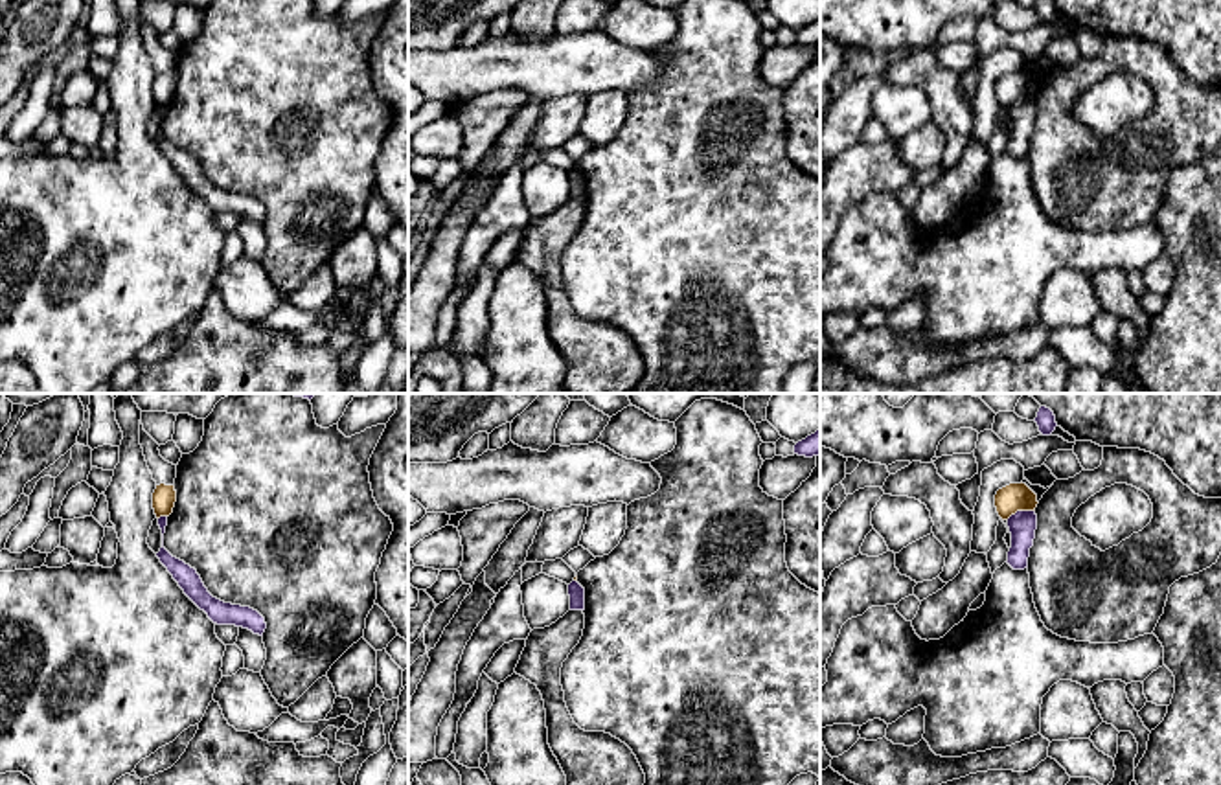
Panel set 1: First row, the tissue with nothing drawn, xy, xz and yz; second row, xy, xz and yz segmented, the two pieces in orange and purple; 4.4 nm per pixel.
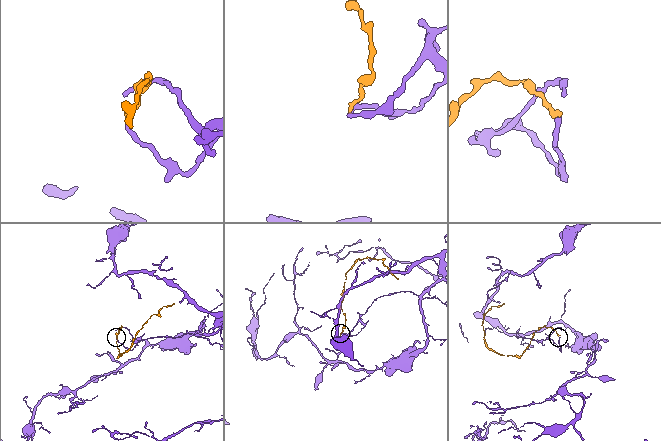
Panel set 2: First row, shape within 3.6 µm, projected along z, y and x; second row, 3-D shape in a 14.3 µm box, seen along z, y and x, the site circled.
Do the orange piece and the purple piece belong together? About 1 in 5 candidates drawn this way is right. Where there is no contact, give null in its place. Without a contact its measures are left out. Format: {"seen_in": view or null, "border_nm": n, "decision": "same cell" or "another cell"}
{"seen_in": "yz", "border_nm": 130, "decision": "another cell"}

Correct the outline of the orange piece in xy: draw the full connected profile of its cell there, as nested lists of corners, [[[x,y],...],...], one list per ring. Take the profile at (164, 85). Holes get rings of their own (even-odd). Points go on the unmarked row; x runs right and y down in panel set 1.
[[[160,72],[153,81],[153,97],[156,107],[169,105],[177,90],[175,74]]]

